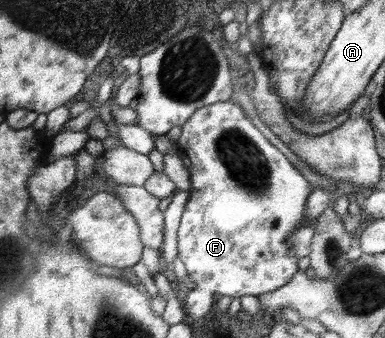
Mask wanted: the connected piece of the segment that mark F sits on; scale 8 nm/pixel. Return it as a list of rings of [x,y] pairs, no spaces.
[[[219,101],[198,108],[183,126],[176,143],[179,158],[190,174],[189,197],[178,229],[178,256],[196,284],[184,300],[187,314],[195,320],[207,316],[218,296],[259,296],[285,286],[299,271],[290,234],[308,223],[305,206],[310,183],[301,172],[251,123],[232,101]]]

